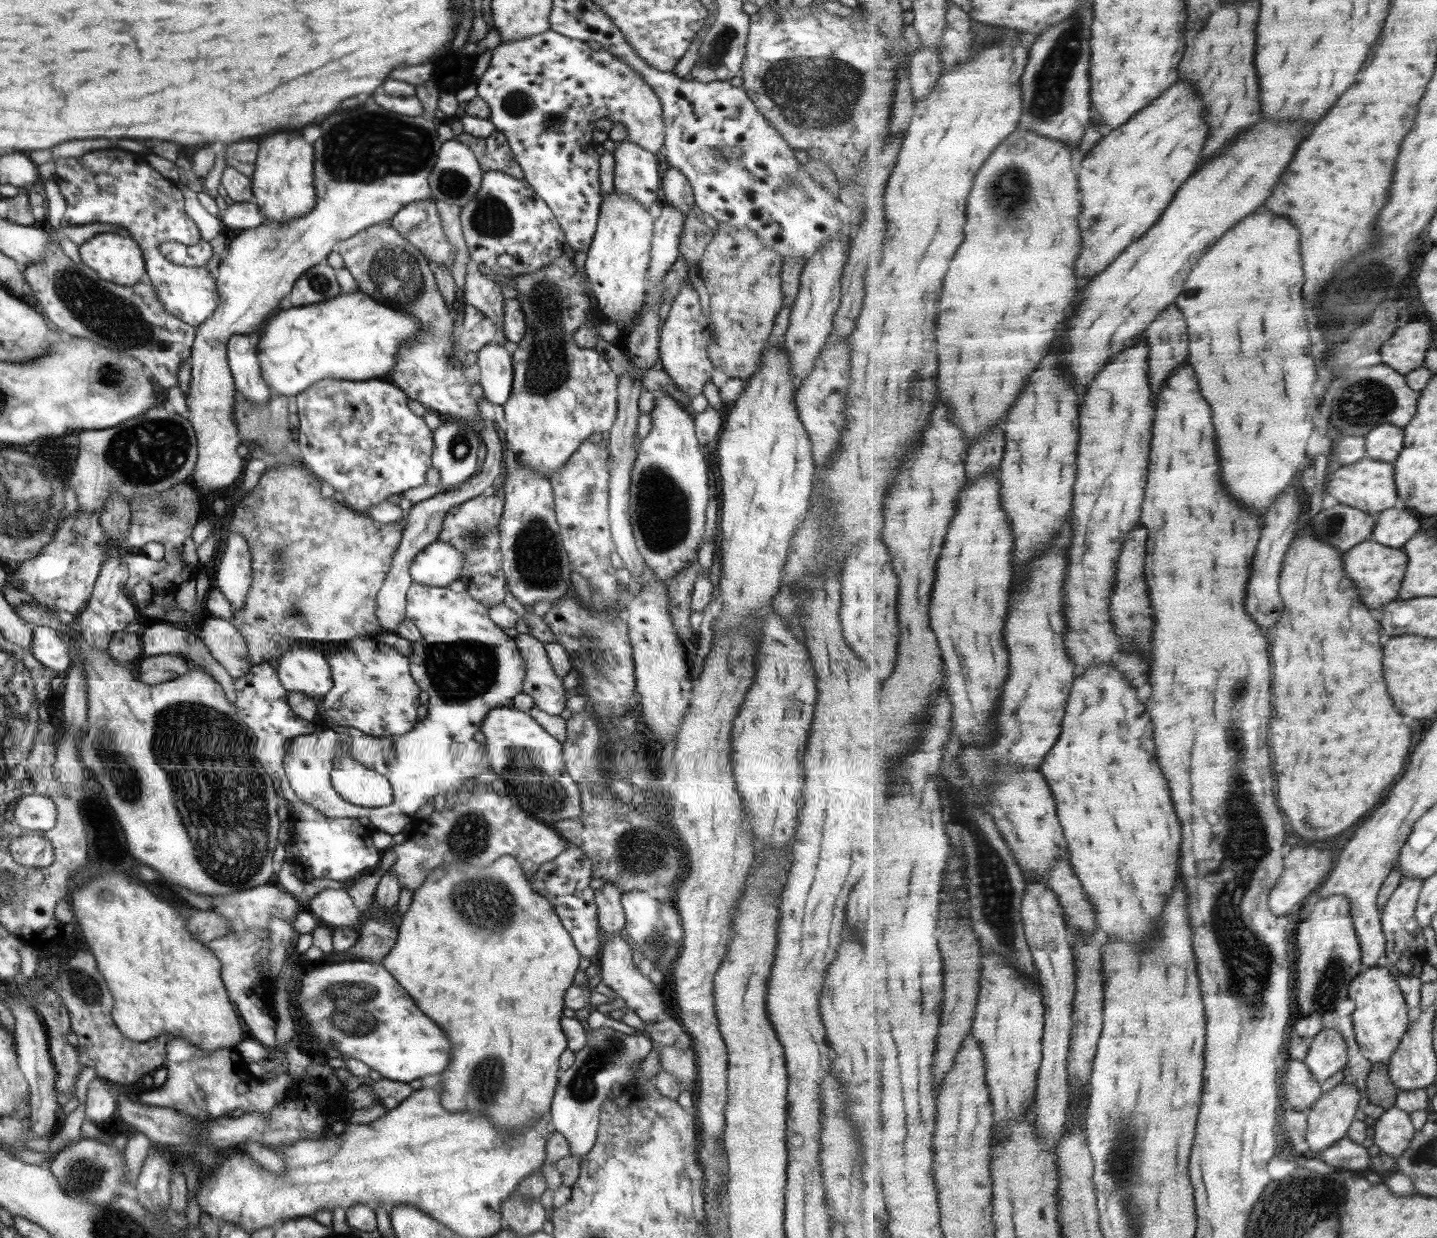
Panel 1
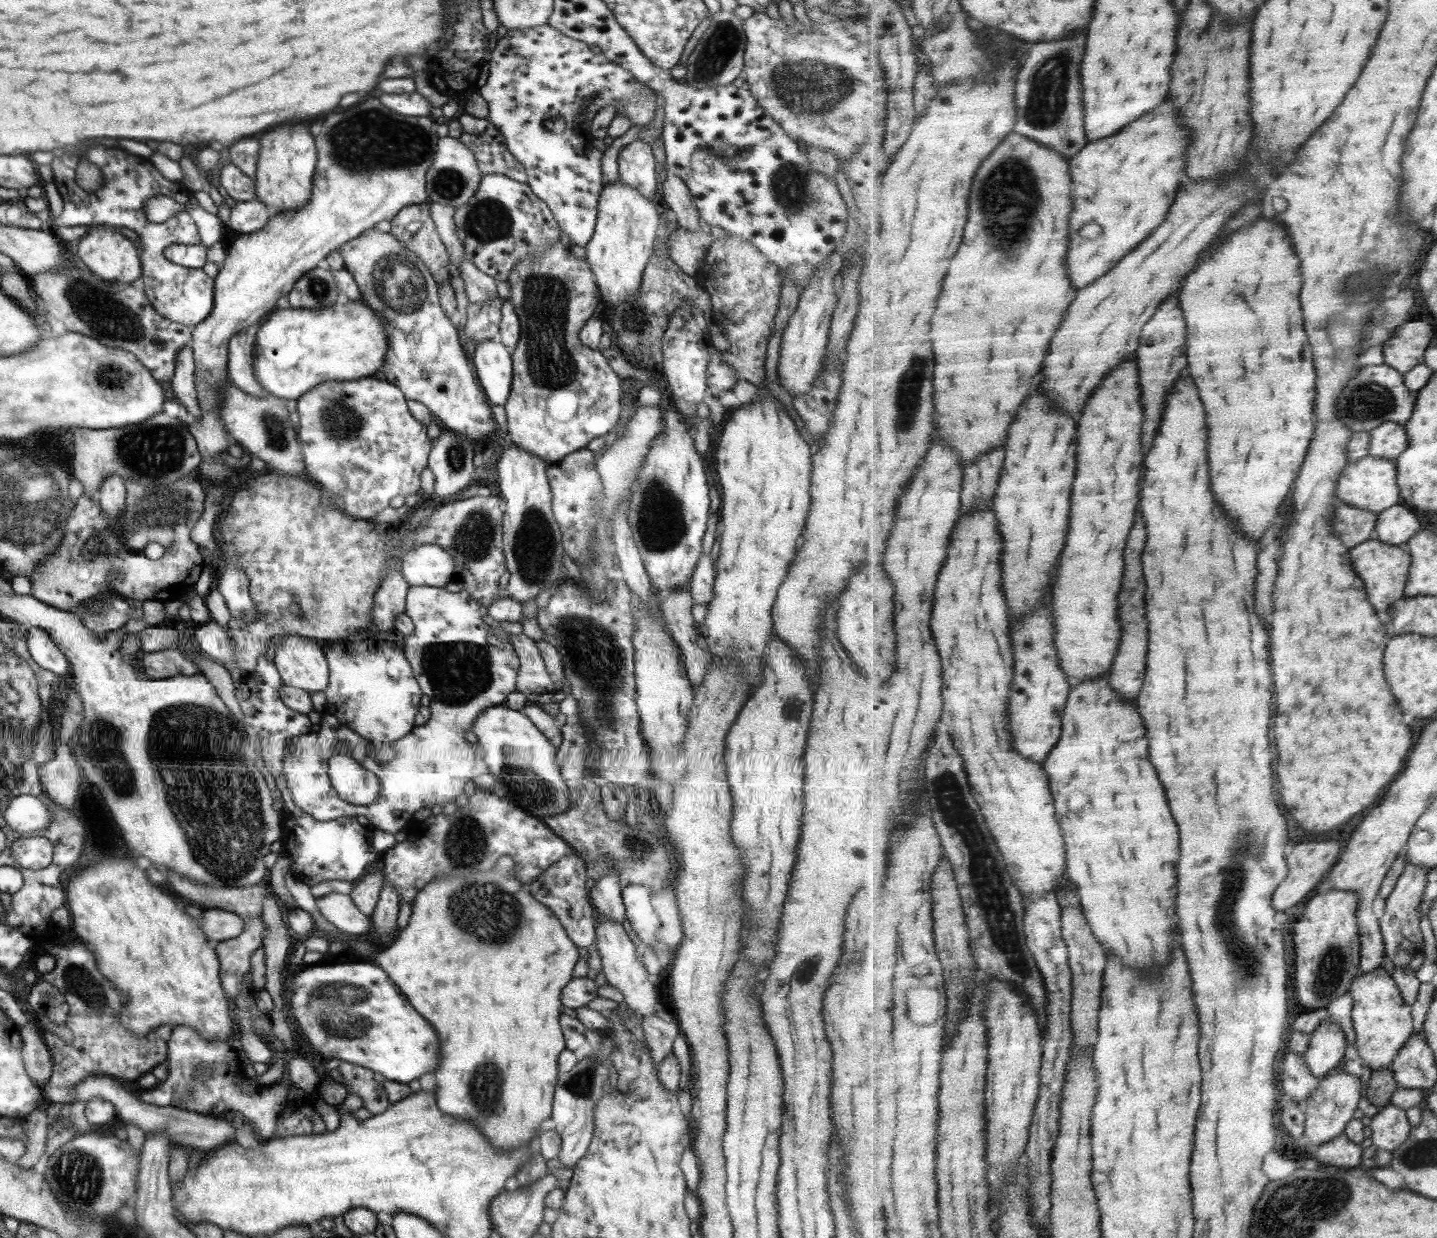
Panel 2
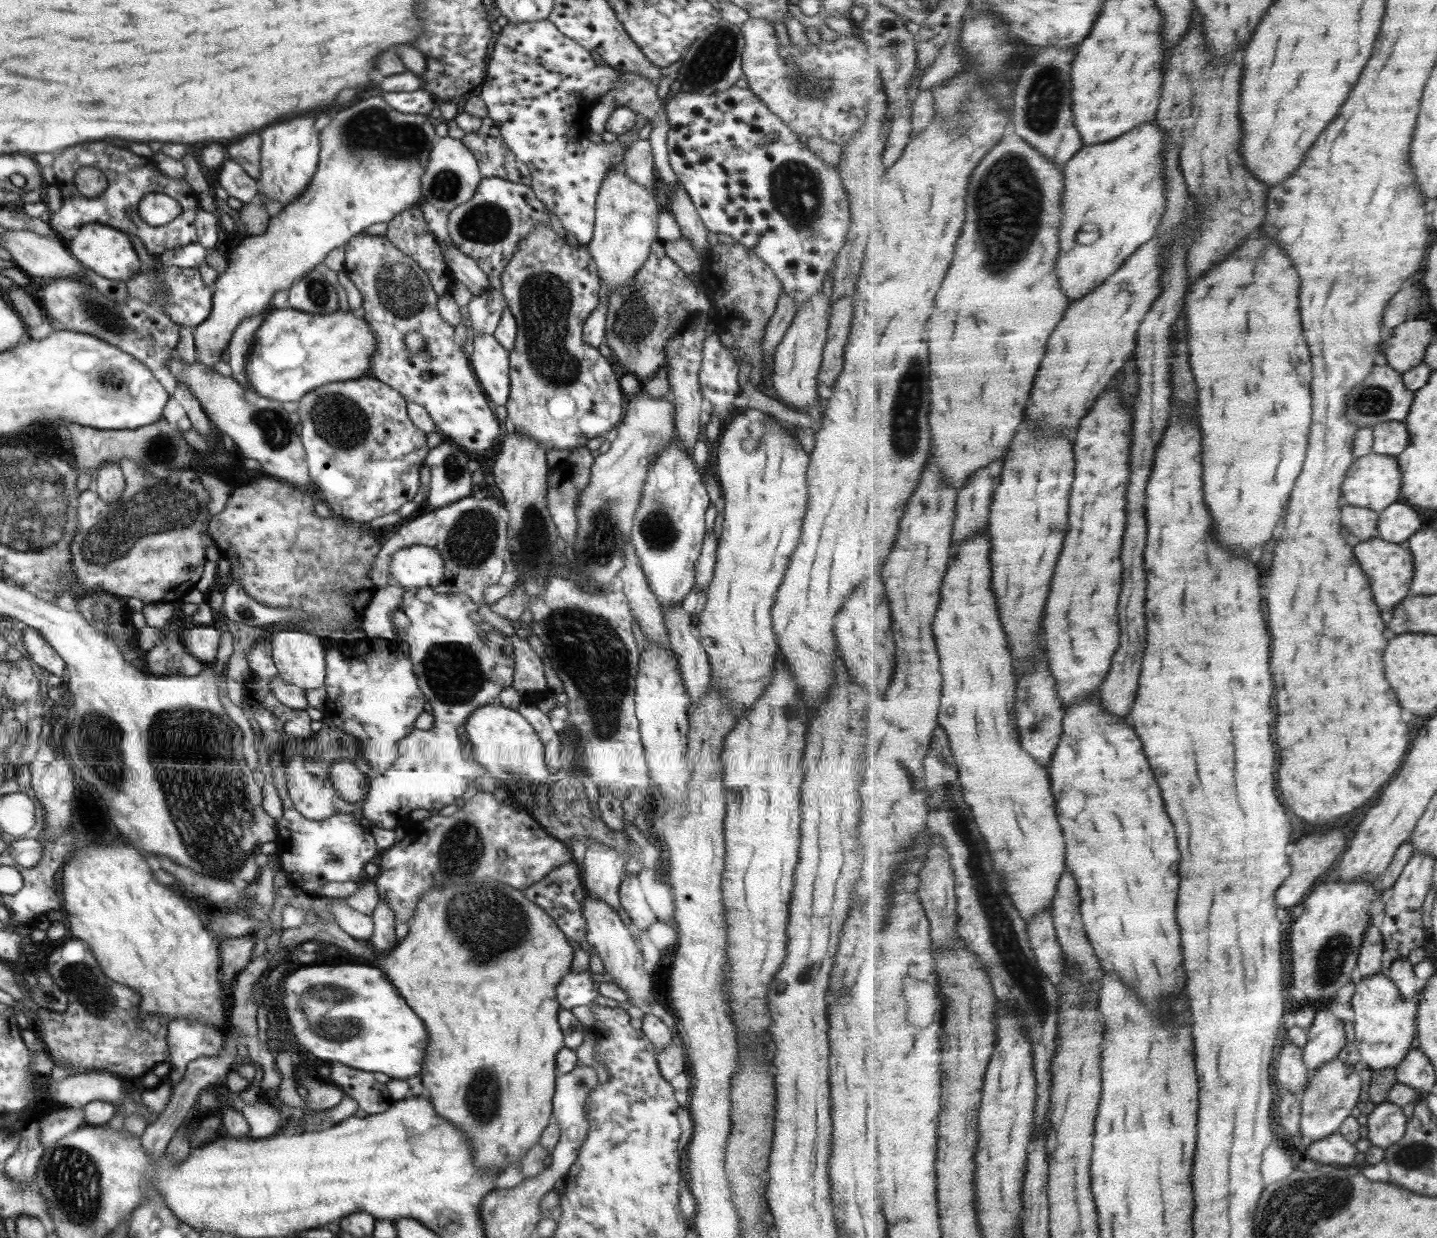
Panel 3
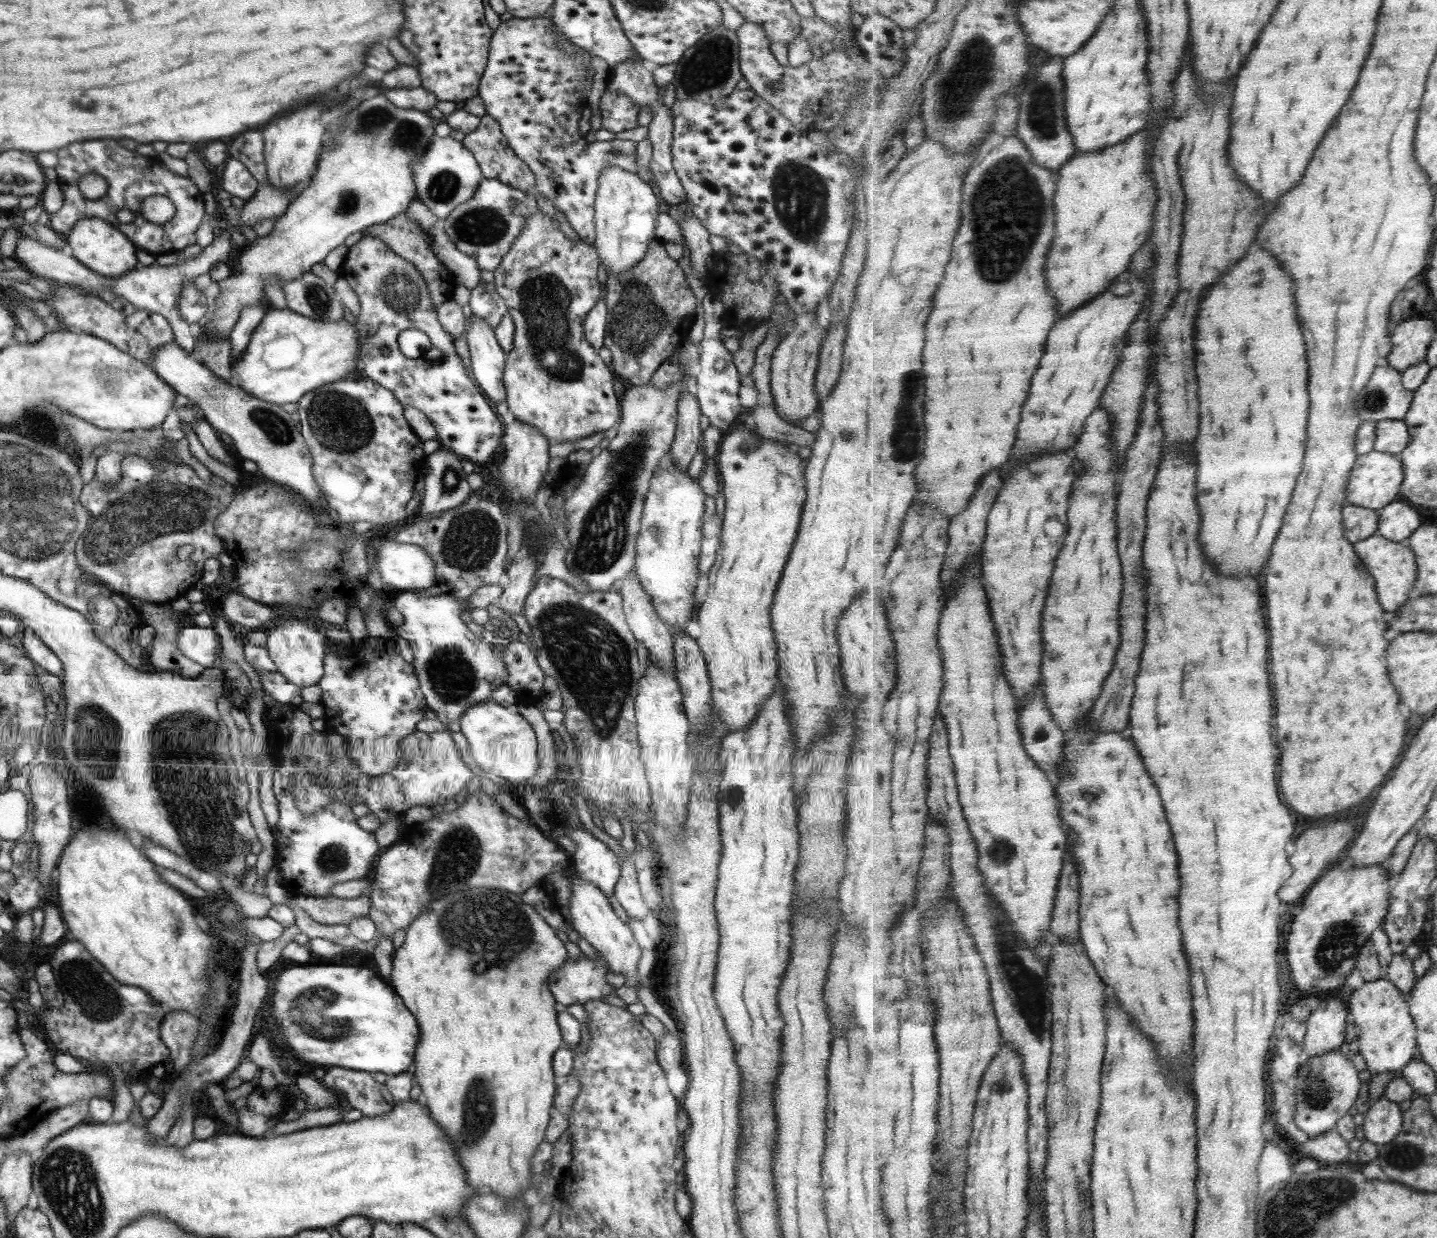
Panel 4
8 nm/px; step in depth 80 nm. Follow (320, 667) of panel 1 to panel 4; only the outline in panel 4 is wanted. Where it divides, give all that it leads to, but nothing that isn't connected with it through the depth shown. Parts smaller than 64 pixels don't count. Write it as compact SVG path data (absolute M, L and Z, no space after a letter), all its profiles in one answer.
M286 614L275 619L276 628L267 630L266 648L269 657L275 662L277 671L283 674L292 684L299 686L314 686L324 674L324 659L326 645L330 638L320 631L313 621L297 619Z

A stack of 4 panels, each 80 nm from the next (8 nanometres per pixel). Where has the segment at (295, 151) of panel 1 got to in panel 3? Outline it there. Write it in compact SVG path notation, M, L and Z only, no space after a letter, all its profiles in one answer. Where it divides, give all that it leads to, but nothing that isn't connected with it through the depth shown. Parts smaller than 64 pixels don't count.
M306 114L290 122L276 124L262 132L260 193L286 206L306 190L319 163L321 131L314 127L316 116Z

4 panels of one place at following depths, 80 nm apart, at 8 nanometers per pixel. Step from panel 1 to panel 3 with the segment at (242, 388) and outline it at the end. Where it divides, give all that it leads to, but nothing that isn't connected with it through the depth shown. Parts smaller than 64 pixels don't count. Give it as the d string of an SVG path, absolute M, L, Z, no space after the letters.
M262 313L243 318L229 341L226 352L225 360L232 367L231 378L247 389L252 389L248 381L247 358L255 346L256 330L263 324L264 319Z

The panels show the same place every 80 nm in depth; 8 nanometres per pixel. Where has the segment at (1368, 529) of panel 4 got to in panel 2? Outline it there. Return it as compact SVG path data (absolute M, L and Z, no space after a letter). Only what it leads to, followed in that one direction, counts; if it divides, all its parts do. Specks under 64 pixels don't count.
M1344 502L1332 520L1334 530L1348 548L1376 539L1379 536L1379 514Z

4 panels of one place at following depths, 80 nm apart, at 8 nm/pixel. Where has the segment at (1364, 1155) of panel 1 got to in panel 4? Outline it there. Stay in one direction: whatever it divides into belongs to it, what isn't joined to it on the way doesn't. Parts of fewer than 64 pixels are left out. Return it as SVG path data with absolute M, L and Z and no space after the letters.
M1337 1129L1320 1136L1310 1136L1300 1149L1305 1156L1318 1158L1324 1162L1342 1162L1342 1164L1347 1164L1352 1154L1349 1141Z

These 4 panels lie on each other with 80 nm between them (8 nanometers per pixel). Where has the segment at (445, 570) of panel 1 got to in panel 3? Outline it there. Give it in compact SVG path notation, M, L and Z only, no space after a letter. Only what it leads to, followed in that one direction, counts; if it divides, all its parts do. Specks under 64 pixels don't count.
M414 545L395 550L389 558L389 578L406 591L437 587L442 583L444 561L429 546Z

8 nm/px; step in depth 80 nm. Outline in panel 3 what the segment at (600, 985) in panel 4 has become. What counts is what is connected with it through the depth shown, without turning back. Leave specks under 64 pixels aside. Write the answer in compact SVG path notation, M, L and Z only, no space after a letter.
M589 969L568 971L556 985L556 1000L560 1008L571 1010L574 1006L591 1006L600 996L599 982L594 981Z

